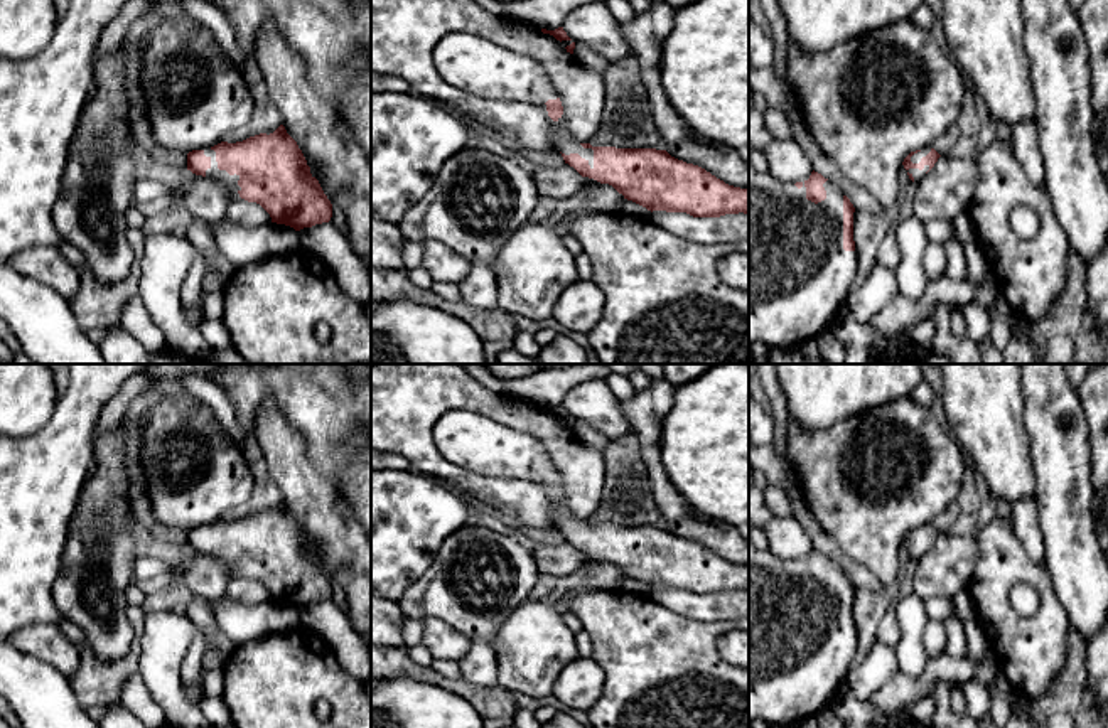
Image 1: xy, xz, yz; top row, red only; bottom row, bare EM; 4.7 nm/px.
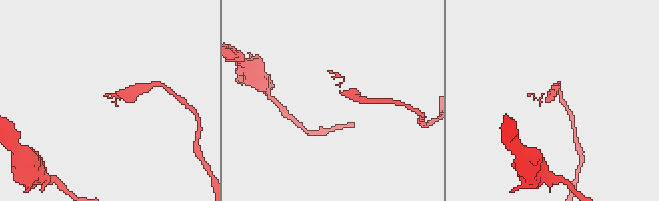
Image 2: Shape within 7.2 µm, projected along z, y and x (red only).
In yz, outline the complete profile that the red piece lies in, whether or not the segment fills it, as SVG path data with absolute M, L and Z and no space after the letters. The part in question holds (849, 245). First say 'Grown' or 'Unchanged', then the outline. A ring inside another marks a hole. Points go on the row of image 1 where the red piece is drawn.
Grown. M749 147L749 340L769 349L803 345L830 330L843 313L858 275L855 207L818 172L804 182L781 182L759 172Z

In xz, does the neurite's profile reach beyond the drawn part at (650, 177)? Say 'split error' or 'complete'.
split error

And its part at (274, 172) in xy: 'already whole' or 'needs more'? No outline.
needs more

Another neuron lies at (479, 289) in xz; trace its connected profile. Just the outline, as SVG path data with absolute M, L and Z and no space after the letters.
M471 263L469 275L457 283L460 300L479 307L496 310L499 308L499 292L494 270L482 263Z

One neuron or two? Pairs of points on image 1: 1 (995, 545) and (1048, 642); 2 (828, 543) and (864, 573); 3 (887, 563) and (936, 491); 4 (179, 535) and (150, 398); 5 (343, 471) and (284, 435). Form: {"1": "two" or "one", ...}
{"1": "one", "2": "one", "3": "one", "4": "one", "5": "two"}

